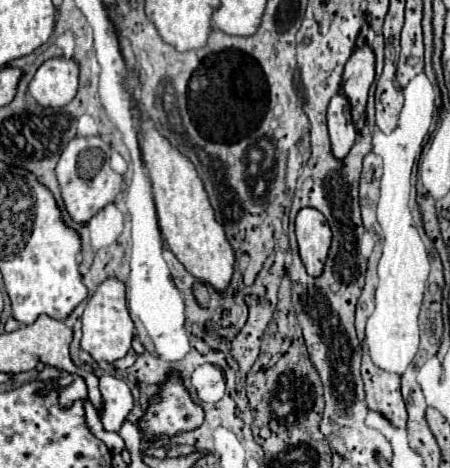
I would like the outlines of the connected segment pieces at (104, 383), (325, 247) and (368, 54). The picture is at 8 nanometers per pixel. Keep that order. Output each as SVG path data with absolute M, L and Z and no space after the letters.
M103 374L103 376L99 378L99 390L101 390L103 402L105 402L105 406L103 406L101 414L103 428L105 428L107 432L119 432L119 428L121 428L123 420L127 418L129 410L133 408L133 398L131 398L129 386L127 386L127 384L125 384L125 380L123 380L123 378L119 378L119 376L113 376L113 374Z
M301 208L295 218L295 232L301 260L311 276L323 272L331 246L331 228L317 208Z
M369 44L355 48L351 58L345 64L343 72L343 94L351 102L351 114L353 120L359 118L359 114L365 110L367 104L367 92L375 78L375 54Z

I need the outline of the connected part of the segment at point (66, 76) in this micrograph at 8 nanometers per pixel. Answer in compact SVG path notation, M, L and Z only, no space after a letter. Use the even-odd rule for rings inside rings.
M51 58L35 72L29 94L45 106L59 108L69 104L79 88L79 64L69 58Z

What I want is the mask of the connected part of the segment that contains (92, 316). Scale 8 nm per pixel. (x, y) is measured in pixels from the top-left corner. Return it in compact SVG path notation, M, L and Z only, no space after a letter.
M107 278L87 302L81 322L83 322L81 348L89 352L95 362L113 364L115 360L123 358L131 350L131 340L135 334L135 326L125 302L125 284L117 278Z

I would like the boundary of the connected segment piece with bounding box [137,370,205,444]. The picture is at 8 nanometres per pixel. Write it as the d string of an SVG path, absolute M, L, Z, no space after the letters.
M171 370L171 372L167 372L167 378L165 378L165 382L159 386L157 394L153 394L153 396L149 398L149 406L147 406L145 414L139 418L137 426L139 426L139 430L141 430L143 440L147 440L147 442L151 444L151 442L153 442L155 438L159 438L159 436L173 438L173 436L177 436L177 434L181 434L181 432L191 432L191 430L195 430L195 428L199 428L199 426L203 424L203 420L205 420L203 408L193 402L193 398L191 398L189 390L185 388L181 376L179 376L175 370Z

